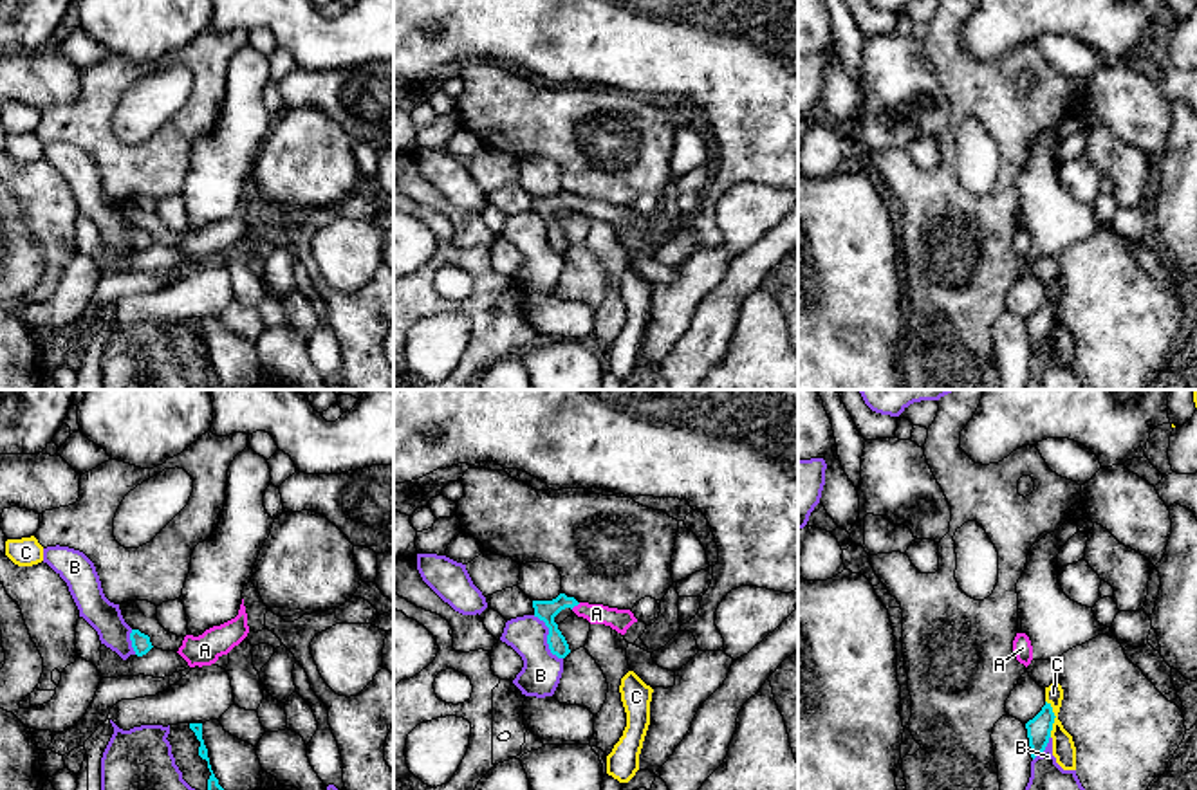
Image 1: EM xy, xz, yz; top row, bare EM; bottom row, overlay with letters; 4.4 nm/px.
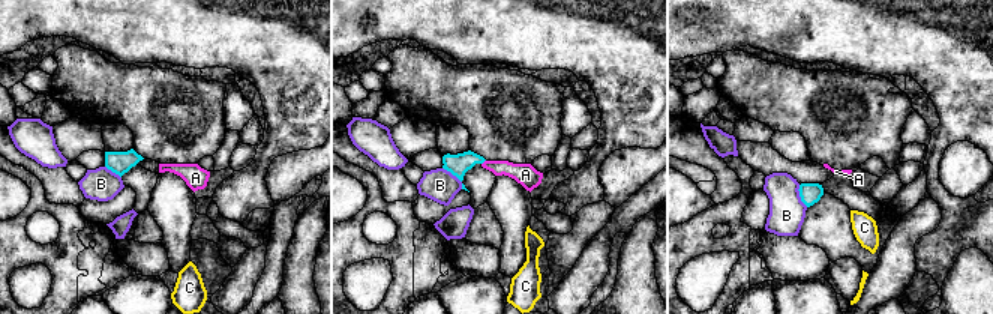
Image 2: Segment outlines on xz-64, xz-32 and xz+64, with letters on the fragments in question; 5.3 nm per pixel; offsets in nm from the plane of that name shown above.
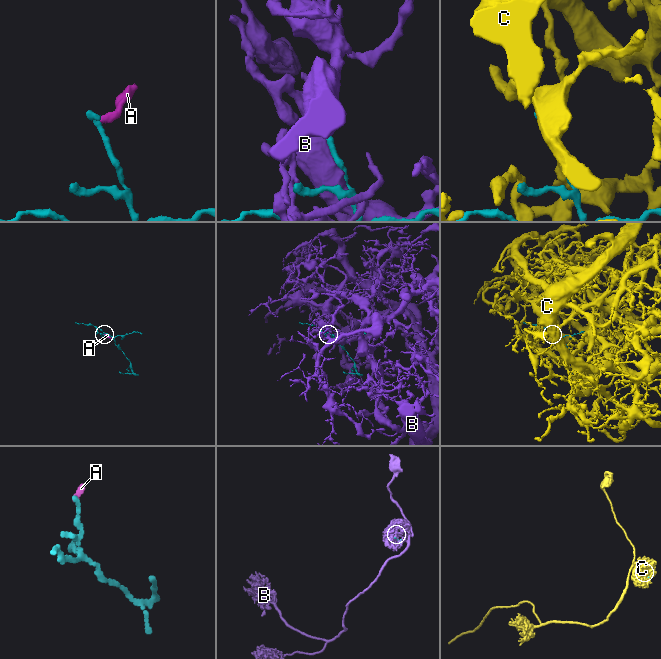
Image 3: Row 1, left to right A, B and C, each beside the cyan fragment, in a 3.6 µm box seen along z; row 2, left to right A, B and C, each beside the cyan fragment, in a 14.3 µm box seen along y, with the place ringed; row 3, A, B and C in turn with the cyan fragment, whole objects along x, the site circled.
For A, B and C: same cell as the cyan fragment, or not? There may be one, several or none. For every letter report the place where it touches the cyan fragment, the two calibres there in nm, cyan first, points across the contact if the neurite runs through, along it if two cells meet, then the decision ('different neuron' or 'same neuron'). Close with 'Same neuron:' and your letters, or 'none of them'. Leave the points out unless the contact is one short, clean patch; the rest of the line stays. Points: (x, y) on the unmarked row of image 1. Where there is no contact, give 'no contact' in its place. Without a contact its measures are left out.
A: meets cyan in xz at (575, 201); 100 nm thick on the cyan side, 100 nm on the other; runs through xz (546, 206), (560, 199), (575, 201), (596, 210); same neuron
B: meets cyan in xz at (547, 233); 100 nm thick on the cyan side, 180 nm on the other; different neuron
C: meets cyan in yz at (1055, 312); 110 nm thick on the cyan side, 100 nm on the other; different neuron
Same neuron: A

